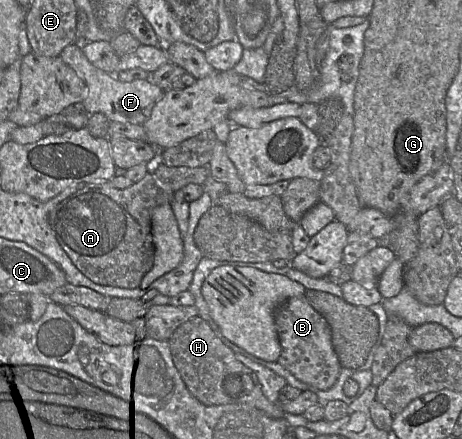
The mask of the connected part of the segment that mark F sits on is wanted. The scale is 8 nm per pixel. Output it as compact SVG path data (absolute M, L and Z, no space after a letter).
M71 44L60 53L60 58L74 69L85 81L87 92L82 105L88 114L103 113L110 122L143 125L151 116L156 102L163 91L149 79L137 79L131 82L120 81L115 75L95 67L84 55L82 45Z

